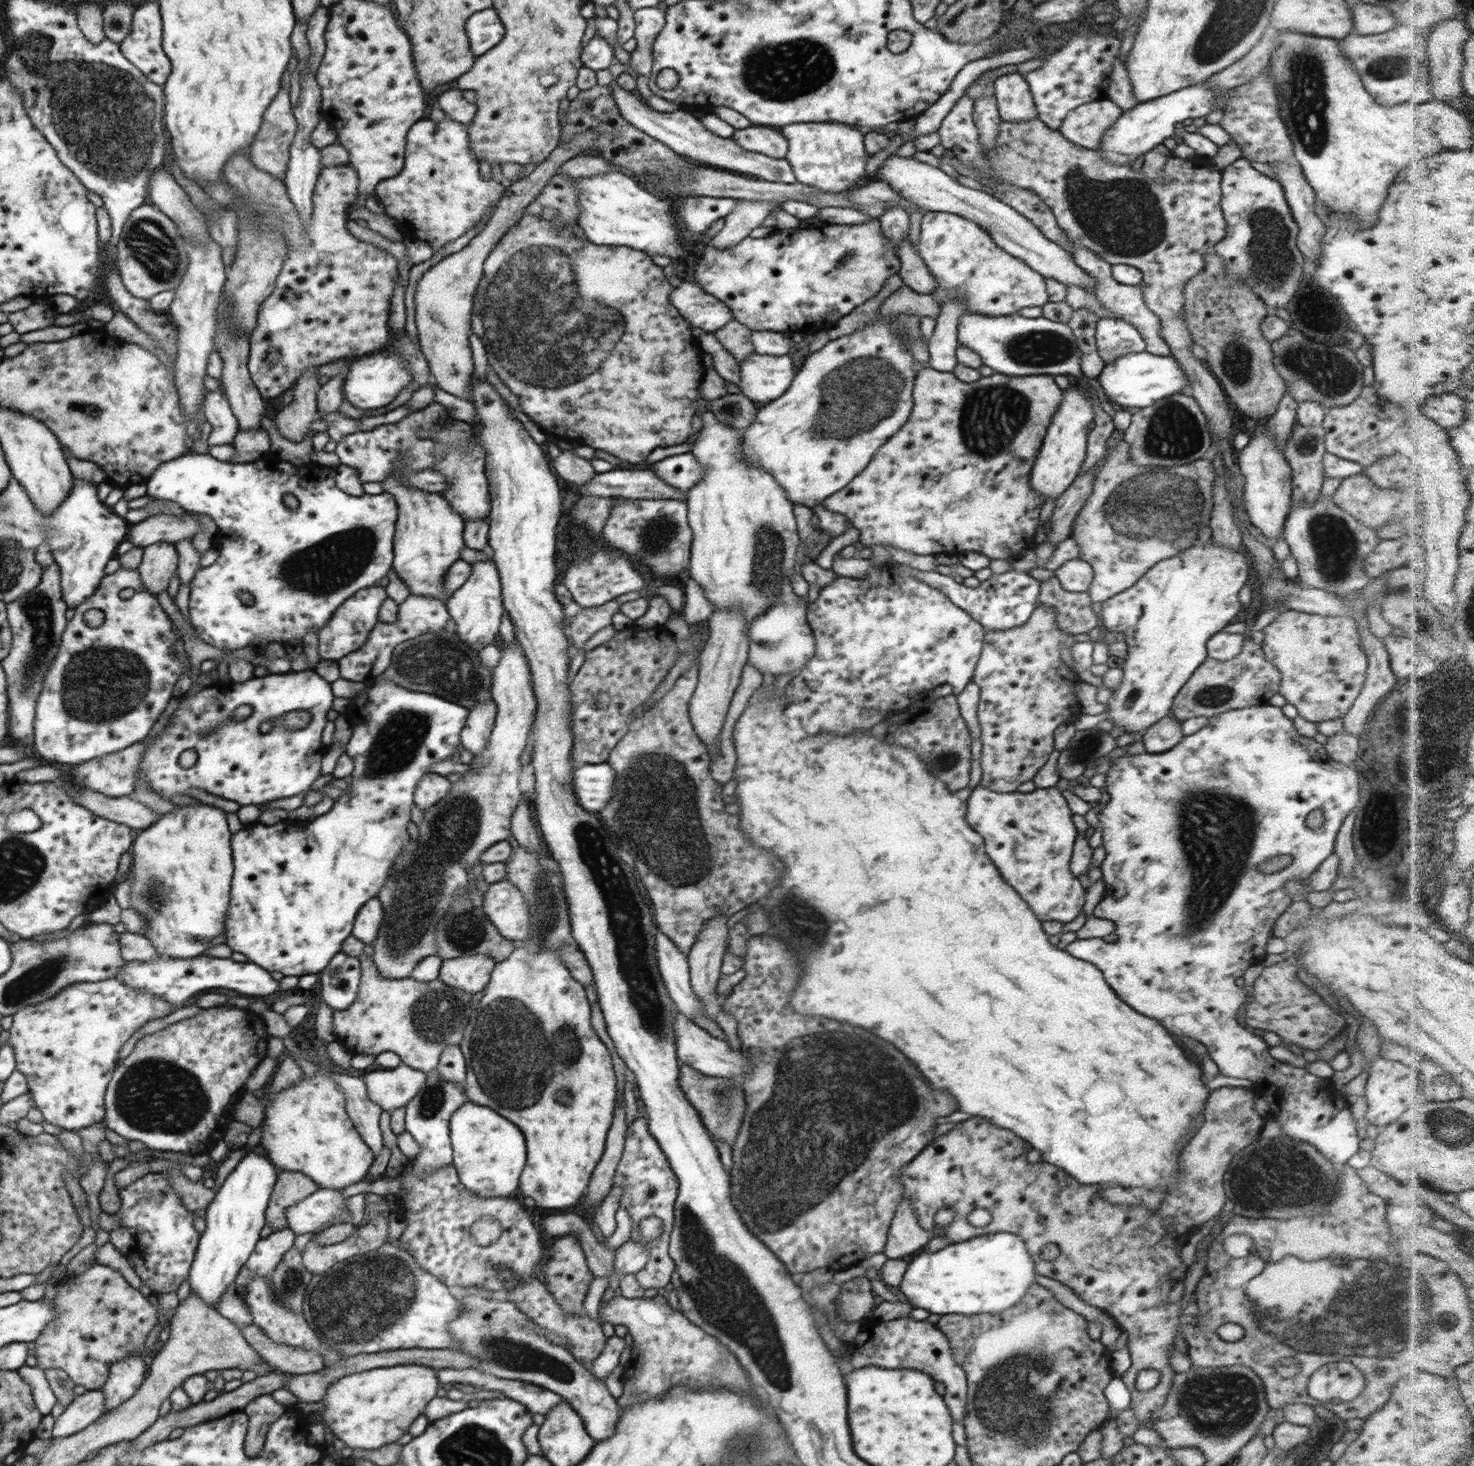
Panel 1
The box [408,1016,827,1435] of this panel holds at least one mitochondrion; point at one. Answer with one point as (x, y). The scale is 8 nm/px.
(720, 1293)

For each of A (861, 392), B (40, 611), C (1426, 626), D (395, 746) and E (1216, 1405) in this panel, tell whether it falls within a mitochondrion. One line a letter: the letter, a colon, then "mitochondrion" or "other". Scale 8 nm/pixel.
A: mitochondrion
B: mitochondrion
C: mitochondrion
D: mitochondrion
E: mitochondrion

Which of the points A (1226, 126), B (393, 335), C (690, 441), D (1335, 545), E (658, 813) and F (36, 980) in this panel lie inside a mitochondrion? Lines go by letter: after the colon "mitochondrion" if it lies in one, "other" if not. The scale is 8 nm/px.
A: other
B: other
C: other
D: mitochondrion
E: mitochondrion
F: mitochondrion

